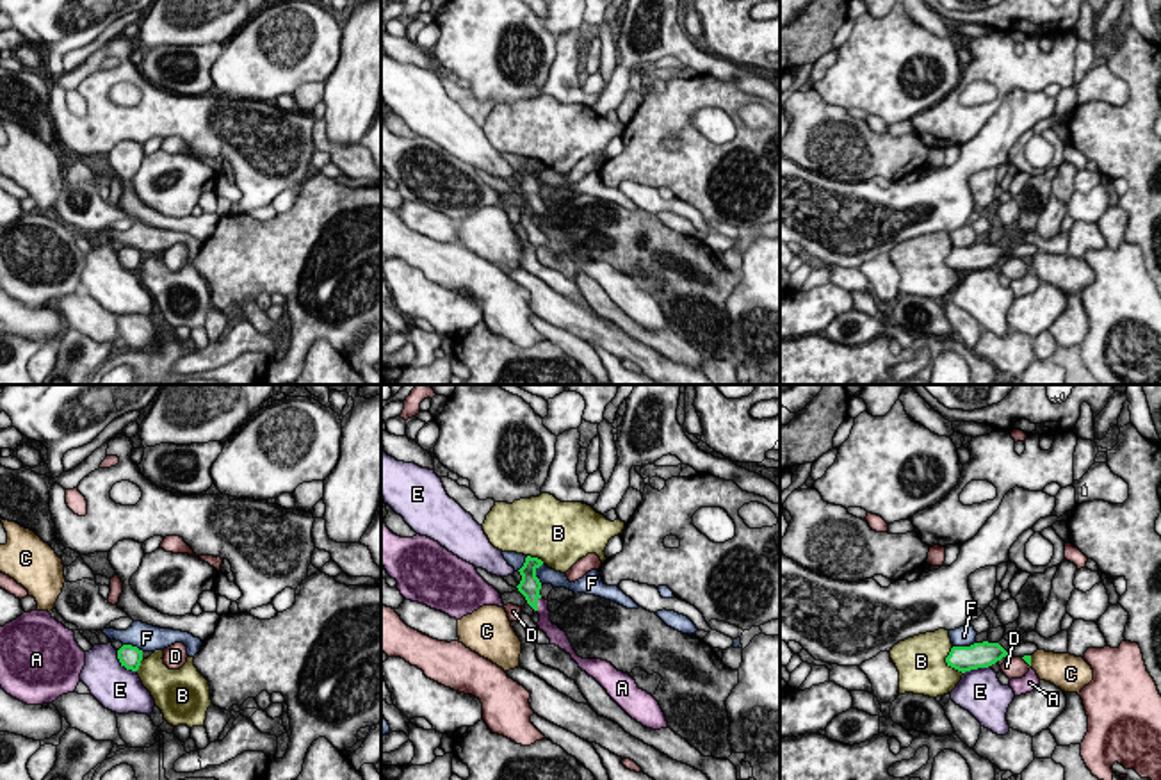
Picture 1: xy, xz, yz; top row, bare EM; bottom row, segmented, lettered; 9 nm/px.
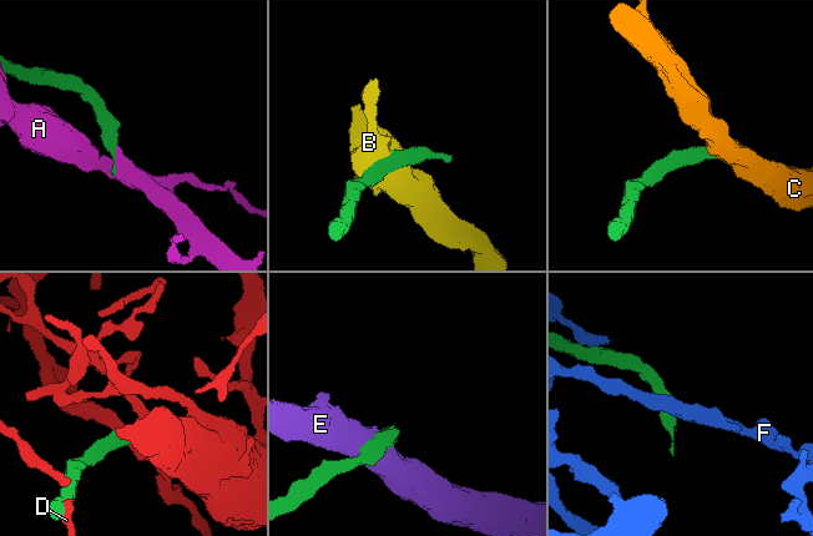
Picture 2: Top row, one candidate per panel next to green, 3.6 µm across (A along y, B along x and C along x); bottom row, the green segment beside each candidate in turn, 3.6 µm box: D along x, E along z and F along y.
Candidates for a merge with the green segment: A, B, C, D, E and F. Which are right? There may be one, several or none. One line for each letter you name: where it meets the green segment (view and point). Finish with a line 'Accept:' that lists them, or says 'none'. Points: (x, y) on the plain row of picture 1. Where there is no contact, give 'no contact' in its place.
A: xz (536, 205)
Accept: A

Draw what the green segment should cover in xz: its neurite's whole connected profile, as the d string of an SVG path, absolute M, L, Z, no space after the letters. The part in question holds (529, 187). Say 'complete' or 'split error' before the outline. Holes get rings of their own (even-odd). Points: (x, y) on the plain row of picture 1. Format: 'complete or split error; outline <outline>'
split error; outline M527 157L524 167L518 171L522 182L516 189L540 215L538 228L547 235L550 246L570 255L579 269L593 278L632 321L652 331L670 329L659 303L639 290L629 274L618 272L611 264L602 260L579 258L566 233L550 223L548 201L540 196L541 183L536 178L536 171L541 166L541 160Z

